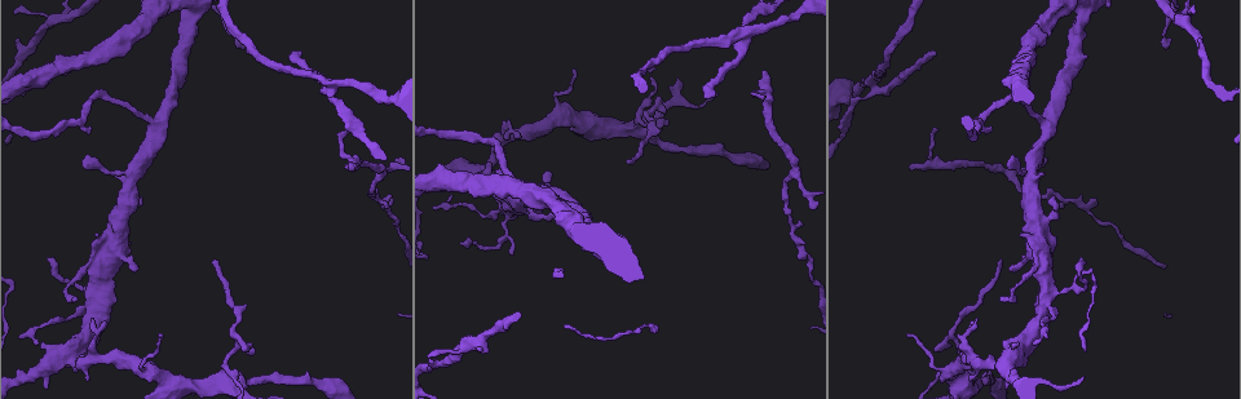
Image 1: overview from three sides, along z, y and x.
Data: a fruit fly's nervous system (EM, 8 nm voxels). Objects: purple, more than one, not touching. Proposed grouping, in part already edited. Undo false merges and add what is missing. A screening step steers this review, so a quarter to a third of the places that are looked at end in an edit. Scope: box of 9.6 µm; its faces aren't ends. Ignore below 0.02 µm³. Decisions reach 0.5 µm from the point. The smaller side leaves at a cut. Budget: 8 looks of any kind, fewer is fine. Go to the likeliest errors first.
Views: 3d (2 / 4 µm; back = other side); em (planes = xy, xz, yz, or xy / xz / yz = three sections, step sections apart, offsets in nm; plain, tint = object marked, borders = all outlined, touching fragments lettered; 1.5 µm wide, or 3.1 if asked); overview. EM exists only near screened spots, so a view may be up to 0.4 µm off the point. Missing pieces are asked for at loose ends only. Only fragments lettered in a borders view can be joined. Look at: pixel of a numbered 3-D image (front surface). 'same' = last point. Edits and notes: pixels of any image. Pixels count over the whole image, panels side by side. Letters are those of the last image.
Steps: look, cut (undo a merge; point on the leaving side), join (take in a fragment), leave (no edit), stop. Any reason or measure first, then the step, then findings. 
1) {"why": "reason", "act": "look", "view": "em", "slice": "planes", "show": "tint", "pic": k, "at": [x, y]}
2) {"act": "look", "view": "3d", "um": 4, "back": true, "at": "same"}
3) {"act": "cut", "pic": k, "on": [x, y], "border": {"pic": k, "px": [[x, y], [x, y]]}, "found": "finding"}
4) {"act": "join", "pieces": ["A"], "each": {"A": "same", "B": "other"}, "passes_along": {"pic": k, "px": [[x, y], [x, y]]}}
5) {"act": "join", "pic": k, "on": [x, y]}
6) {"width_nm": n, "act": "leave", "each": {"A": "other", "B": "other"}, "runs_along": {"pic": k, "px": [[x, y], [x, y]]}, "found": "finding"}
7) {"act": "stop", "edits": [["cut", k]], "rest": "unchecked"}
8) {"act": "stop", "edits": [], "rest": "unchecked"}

{"act": "look", "view": "em", "slice": "planes", "show": "borders", "pic": 1, "at": [763, 75]}

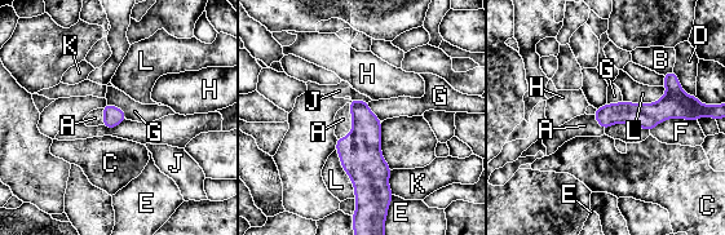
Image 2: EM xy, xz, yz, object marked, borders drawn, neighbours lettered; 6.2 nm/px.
{"act": "join", "pic": 2, "on": [343, 119], "each": {"A": "same", "B": "other", "C": "other", "D": "other", "E": "other", "F": "other", "G": "other", "H": "other", "J": "other", "K": "other", "L": "other"}, "found": "the neuron continues"}

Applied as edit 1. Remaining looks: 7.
{"why": "thin end", "act": "look", "view": "em", "slice": "planes", "show": "borders", "pic": 1, "at": [93, 321]}

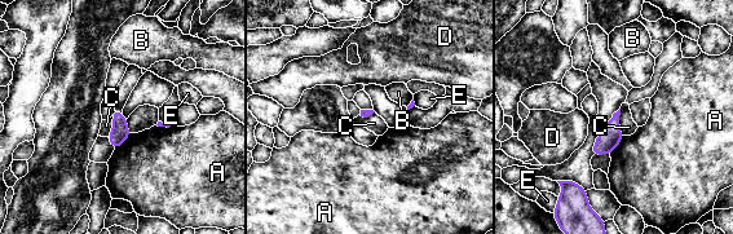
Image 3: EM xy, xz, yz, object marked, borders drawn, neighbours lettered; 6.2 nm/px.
{"act": "leave", "each": {"A": "other", "B": "other", "C": "other", "D": "other", "E": "other"}, "border": {"pic": 3, "px": [[619, 109], [619, 129], [623, 135]]}, "found": "no lettered fragment goes on from it"}

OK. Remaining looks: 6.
{"act": "stop", "edits": [["join", 2]], "rest": "unchecked"}

